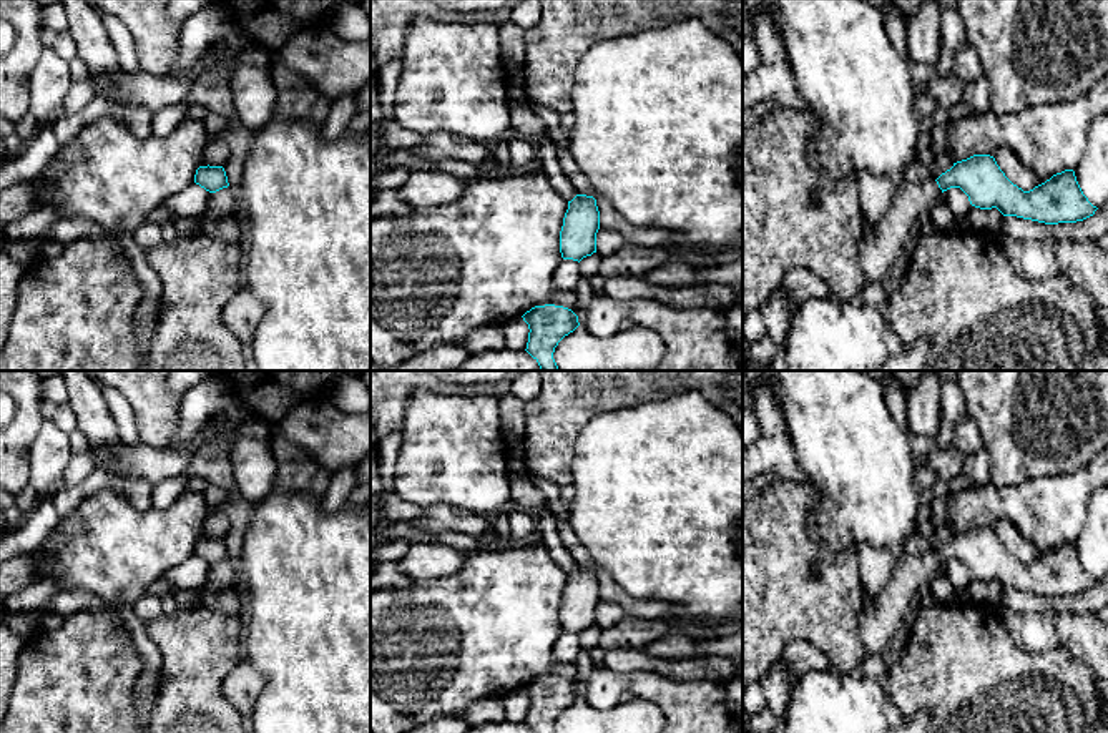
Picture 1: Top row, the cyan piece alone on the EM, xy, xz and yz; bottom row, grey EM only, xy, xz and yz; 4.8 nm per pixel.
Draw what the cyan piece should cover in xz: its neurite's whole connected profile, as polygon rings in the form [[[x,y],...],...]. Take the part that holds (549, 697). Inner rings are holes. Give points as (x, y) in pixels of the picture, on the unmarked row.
[[[555,676],[535,678],[522,690],[530,701],[525,723],[537,733],[555,733],[558,715],[580,698],[571,681]]]

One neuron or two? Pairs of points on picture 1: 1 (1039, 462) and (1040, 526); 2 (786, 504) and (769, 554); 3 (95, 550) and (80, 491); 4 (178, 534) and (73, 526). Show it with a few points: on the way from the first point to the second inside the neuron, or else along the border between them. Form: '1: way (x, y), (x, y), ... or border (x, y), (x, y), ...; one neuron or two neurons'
1: border (1077, 469), (1000, 486); two neurons
2: way (779, 516), (769, 542); one neuron
3: border (122, 494), (112, 489), (100, 489), (73, 511); two neurons
4: border (75, 511), (82, 529), (49, 549); two neurons

